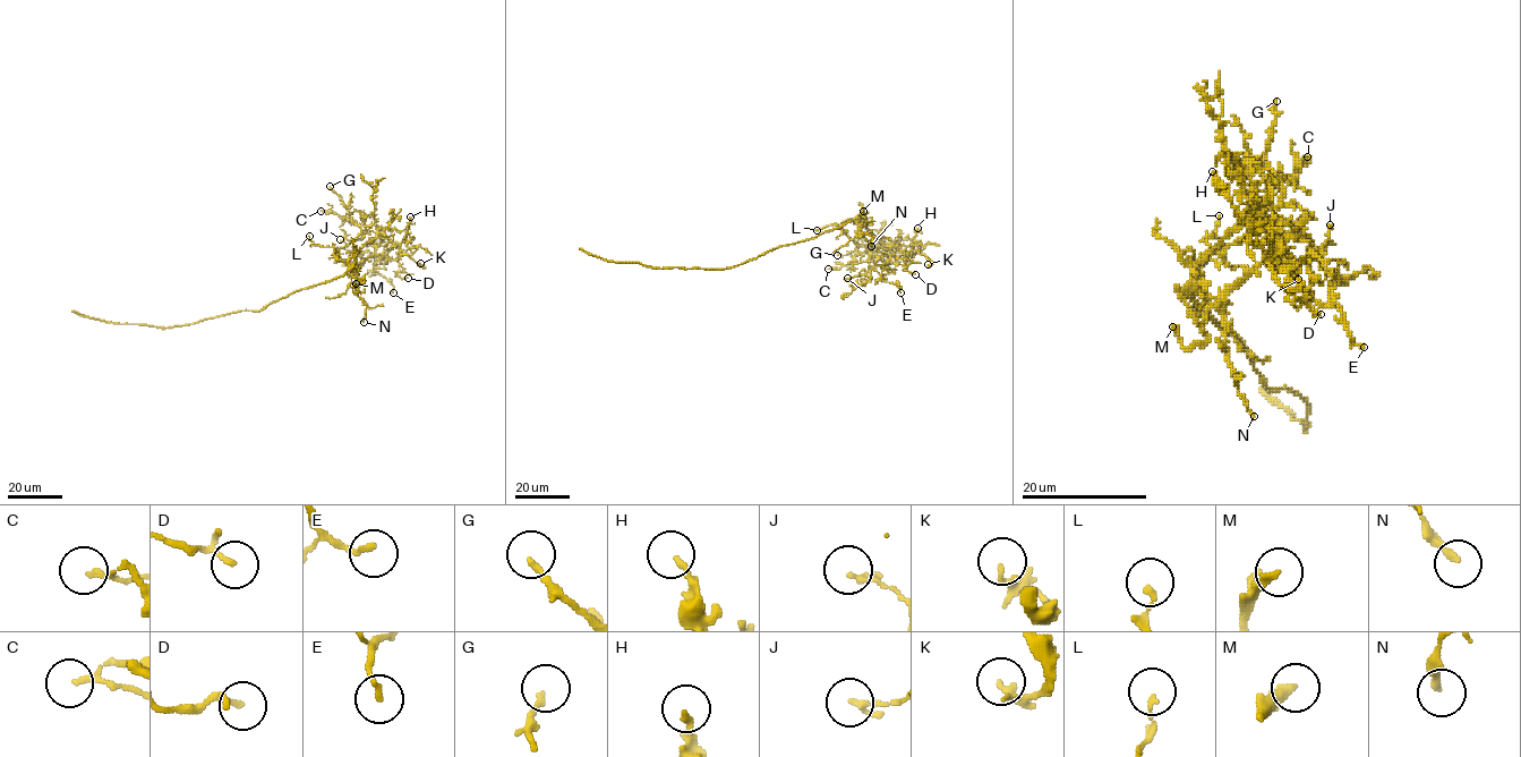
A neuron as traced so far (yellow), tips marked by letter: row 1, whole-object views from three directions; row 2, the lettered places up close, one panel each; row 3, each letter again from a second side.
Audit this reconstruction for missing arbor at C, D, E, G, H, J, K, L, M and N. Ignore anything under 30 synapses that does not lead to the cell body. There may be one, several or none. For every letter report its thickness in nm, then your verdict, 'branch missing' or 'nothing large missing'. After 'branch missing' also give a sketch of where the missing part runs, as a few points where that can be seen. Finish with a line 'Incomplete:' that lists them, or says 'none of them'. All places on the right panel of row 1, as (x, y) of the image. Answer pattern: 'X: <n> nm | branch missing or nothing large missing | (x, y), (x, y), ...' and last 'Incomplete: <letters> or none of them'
C: 120 nm | nothing large missing
D: 110 nm | nothing large missing
E: 170 nm | nothing large missing
G: 160 nm | nothing large missing
H: 180 nm | nothing large missing
J: 180 nm | nothing large missing
K: 150 nm | nothing large missing
L: 140 nm | nothing large missing
M: 320 nm | branch missing | (1172, 326), (1127, 326), (1118, 315)
N: 240 nm | nothing large missing
Incomplete: M

